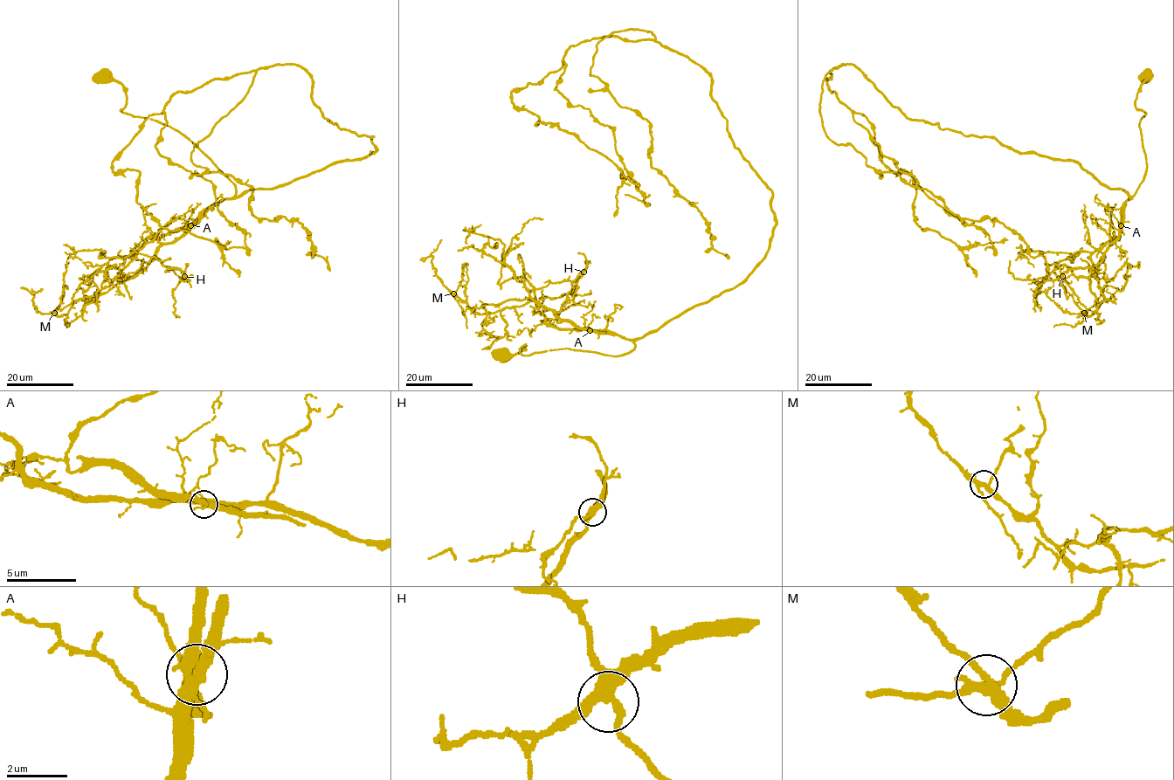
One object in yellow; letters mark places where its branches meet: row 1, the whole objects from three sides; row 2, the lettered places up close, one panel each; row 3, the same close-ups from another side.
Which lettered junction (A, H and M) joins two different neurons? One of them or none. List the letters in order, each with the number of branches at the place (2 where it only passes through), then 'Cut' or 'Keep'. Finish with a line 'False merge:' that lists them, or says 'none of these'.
A: Branches: 4. Cut
H: Branches: 4. Keep
M: Branches: 4. Keep
False merge: A

